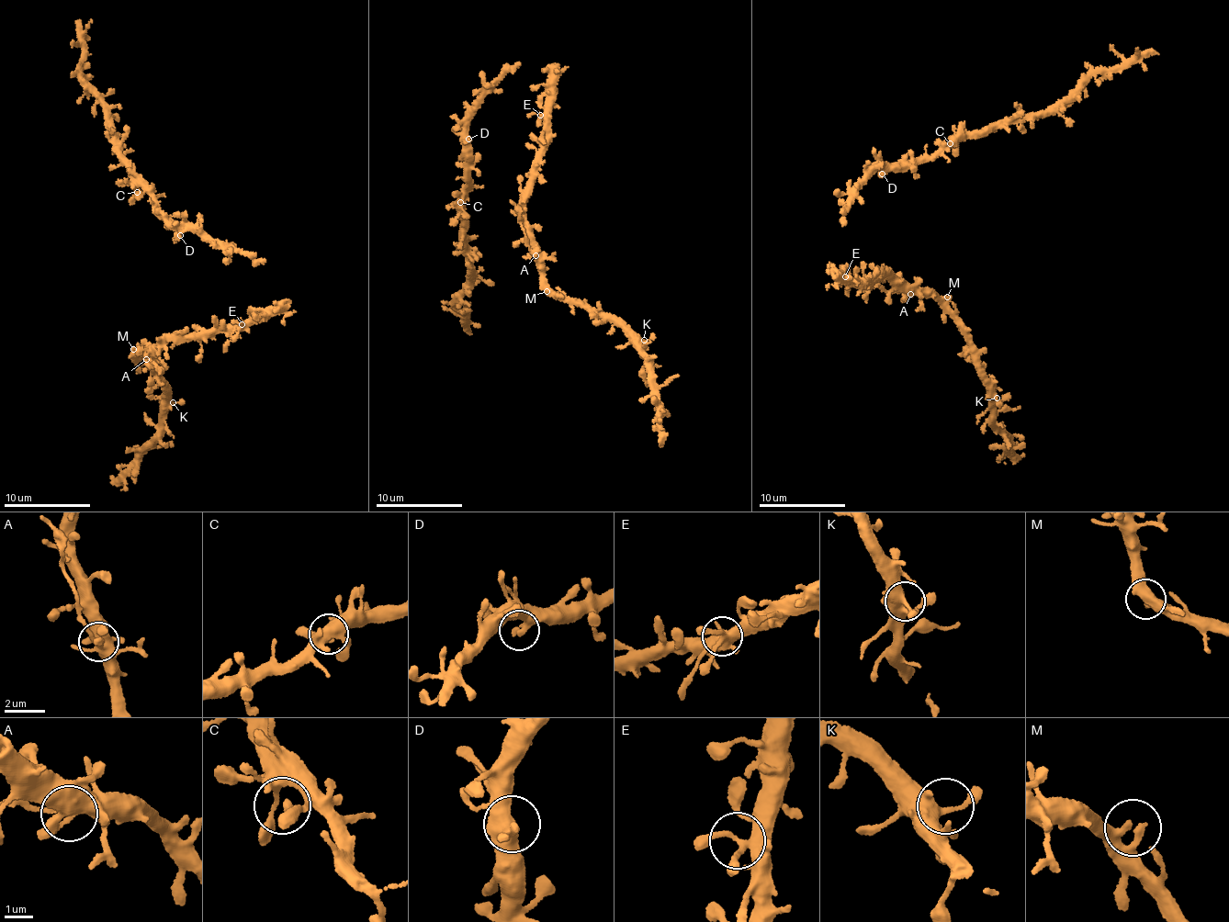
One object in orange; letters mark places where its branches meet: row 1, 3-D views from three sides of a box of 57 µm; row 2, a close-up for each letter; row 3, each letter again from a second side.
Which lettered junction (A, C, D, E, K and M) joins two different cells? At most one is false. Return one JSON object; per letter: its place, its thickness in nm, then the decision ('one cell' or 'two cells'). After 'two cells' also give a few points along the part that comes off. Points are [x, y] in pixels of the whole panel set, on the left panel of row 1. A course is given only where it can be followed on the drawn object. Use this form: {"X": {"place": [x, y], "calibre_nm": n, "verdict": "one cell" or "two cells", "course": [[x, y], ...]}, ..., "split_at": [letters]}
{"A": {"place": [146, 359], "calibre_nm": 170, "verdict": "two cells", "course": [[146, 359], [145, 365], [150, 368], [156, 364], [160, 373]]}, "C": {"place": [137, 192], "calibre_nm": 200, "verdict": "one cell"}, "D": {"place": [180, 235], "calibre_nm": 280, "verdict": "one cell"}, "E": {"place": [242, 324], "calibre_nm": 280, "verdict": "one cell"}, "K": {"place": [173, 402], "calibre_nm": 320, "verdict": "one cell"}, "M": {"place": [133, 349], "calibre_nm": 340, "verdict": "one cell"}, "split_at": ["A"]}

